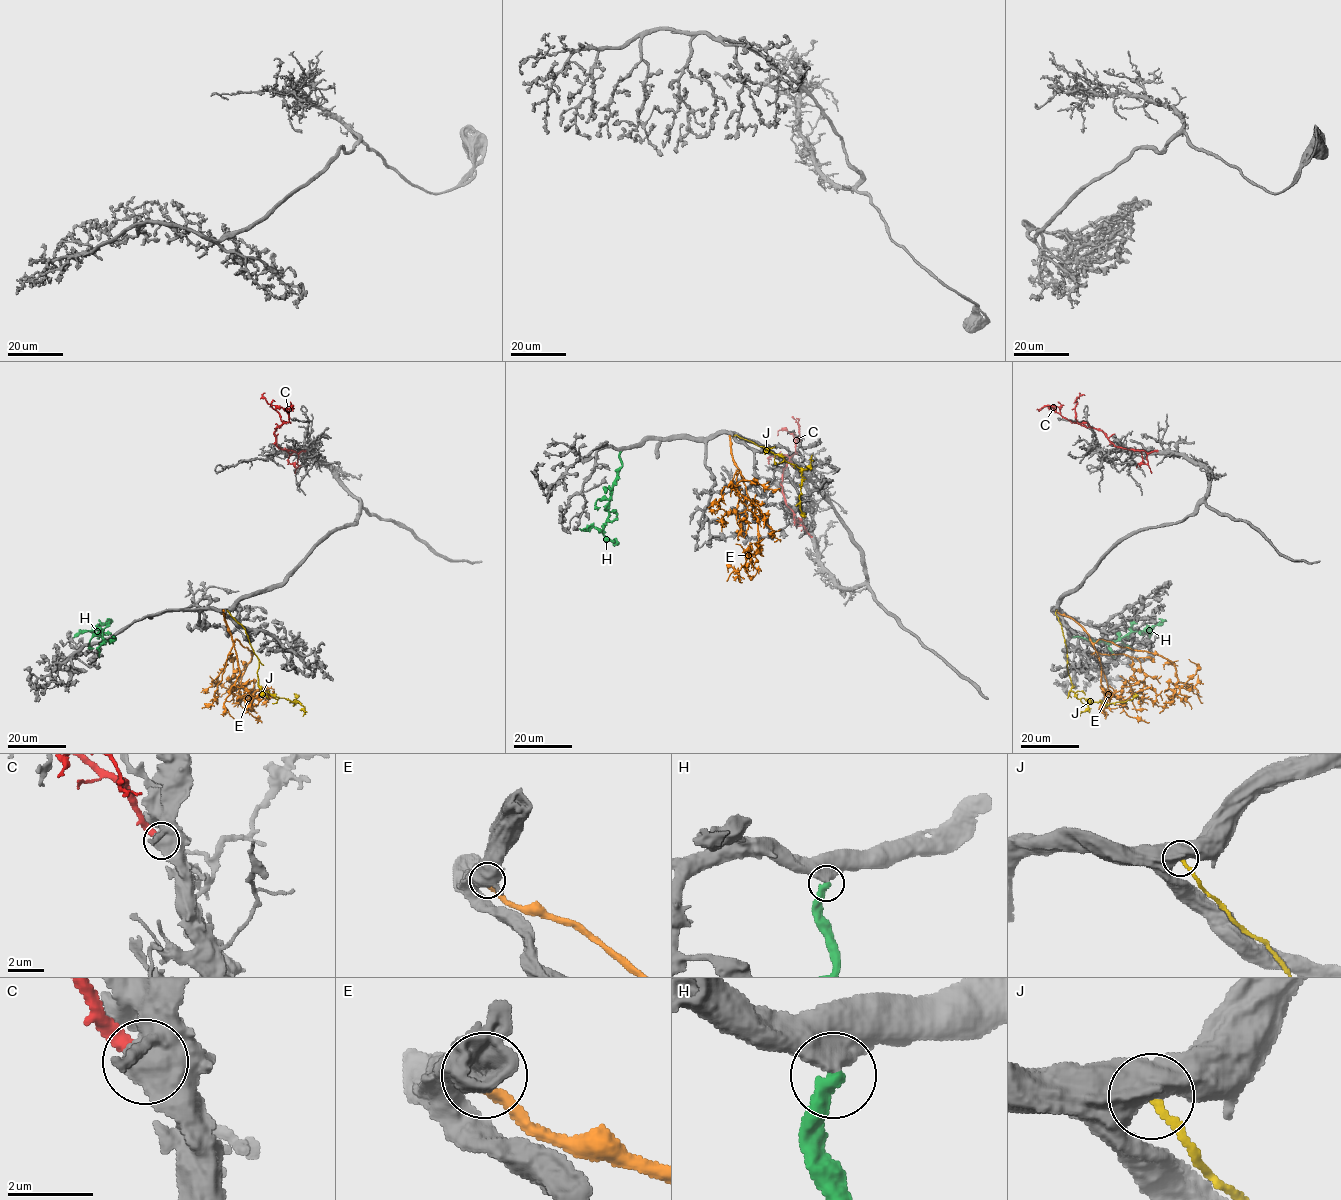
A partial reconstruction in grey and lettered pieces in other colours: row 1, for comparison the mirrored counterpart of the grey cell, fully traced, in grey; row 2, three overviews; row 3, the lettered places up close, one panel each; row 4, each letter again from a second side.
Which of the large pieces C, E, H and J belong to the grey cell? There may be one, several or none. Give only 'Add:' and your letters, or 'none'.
Add: H

